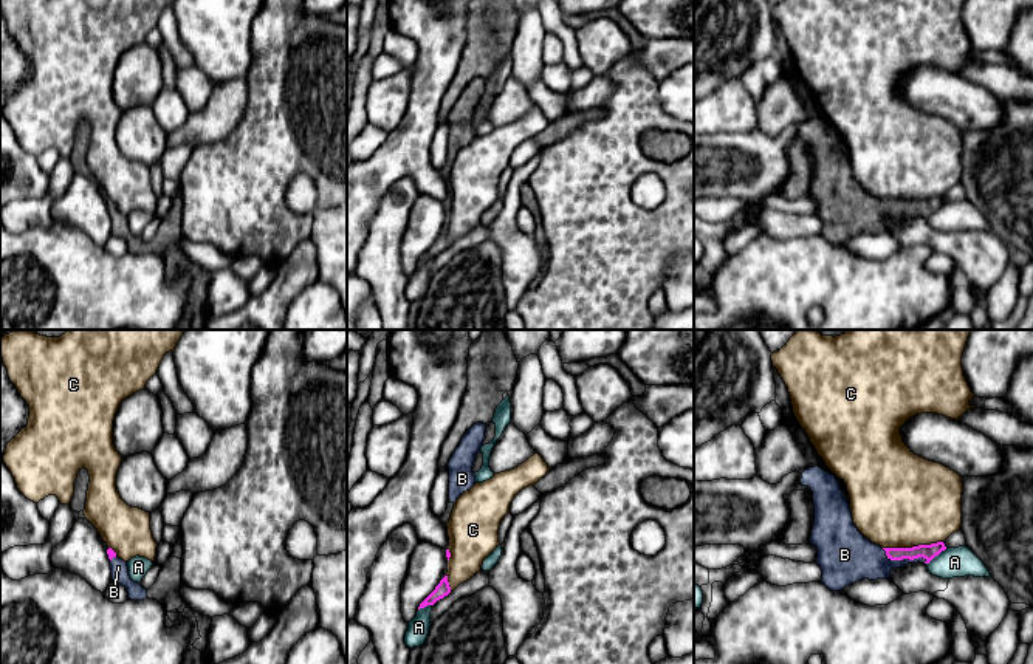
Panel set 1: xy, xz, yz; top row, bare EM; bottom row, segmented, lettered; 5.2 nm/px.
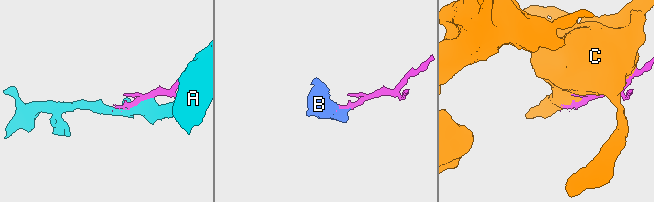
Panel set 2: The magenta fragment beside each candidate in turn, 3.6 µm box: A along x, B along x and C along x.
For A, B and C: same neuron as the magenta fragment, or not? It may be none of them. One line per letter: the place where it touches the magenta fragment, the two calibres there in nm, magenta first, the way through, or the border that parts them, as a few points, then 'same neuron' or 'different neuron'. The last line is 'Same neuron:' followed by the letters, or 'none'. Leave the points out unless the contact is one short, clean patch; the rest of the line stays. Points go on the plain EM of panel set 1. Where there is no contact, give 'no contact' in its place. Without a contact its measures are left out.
A: contact yz (936, 208); calibres 80 and 160 nm; different neuron
B: contact yz (903, 211); calibres 80 and 240 nm; way yz (926, 205), (903, 211), (855, 211); same neuron
C: contact yz (912, 200); calibres 80 and 500 nm; different neuron
Same neuron: B

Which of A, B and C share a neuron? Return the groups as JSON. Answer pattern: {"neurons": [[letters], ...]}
{"neurons": [["A"], ["B"], ["C"]]}

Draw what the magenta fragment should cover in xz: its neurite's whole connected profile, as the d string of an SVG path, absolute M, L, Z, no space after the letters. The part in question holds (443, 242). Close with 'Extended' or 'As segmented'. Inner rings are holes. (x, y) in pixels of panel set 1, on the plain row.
M444 229L440 237L435 240L435 243L420 257L420 262L424 262L427 258L434 258L437 254L443 252L451 246L451 240L448 235L448 229Z. As segmented

